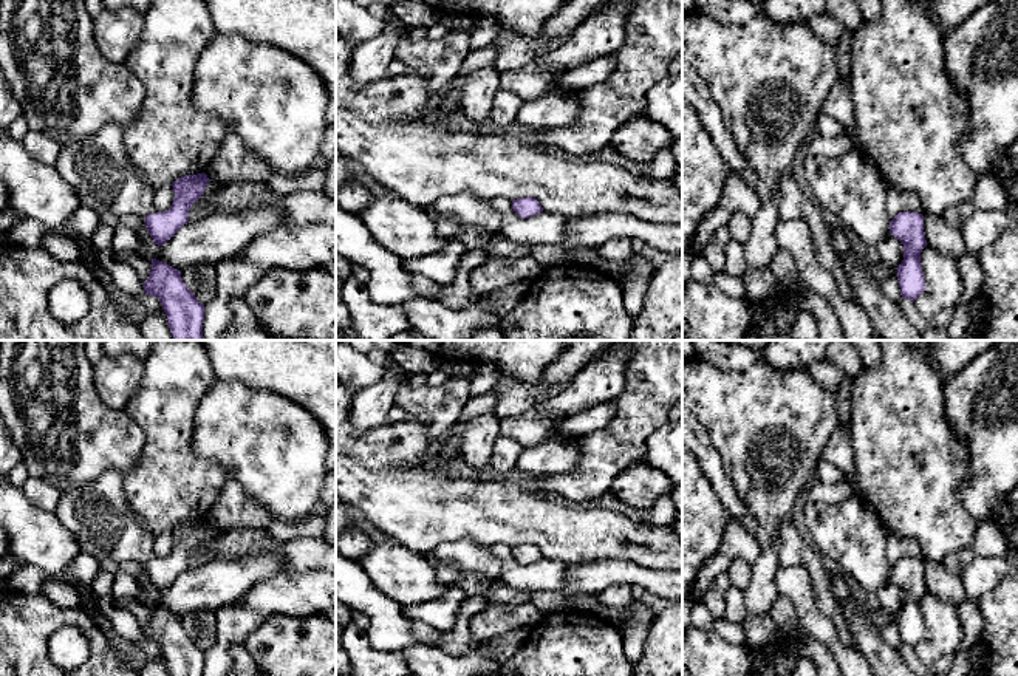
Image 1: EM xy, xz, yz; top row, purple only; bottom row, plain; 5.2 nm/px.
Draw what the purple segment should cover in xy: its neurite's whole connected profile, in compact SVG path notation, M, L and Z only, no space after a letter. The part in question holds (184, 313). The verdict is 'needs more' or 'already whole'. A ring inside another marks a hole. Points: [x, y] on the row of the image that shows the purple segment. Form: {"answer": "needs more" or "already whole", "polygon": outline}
{"answer": "already whole", "polygon": "M152 258L150 275L142 283L145 295L161 300L173 340L204 340L204 305L181 278L181 271Z"}

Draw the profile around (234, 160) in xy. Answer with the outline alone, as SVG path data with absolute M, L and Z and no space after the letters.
M232 128L226 130L224 141L206 169L209 179L227 183L232 179L248 179L263 183L271 169L258 158Z

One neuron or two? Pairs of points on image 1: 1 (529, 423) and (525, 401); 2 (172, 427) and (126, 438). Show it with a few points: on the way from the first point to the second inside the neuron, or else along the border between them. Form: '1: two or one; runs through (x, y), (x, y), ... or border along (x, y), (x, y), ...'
1: two; border along (536, 406), (500, 418)
2: two; border along (124, 409), (144, 437), (143, 452), (133, 467)

